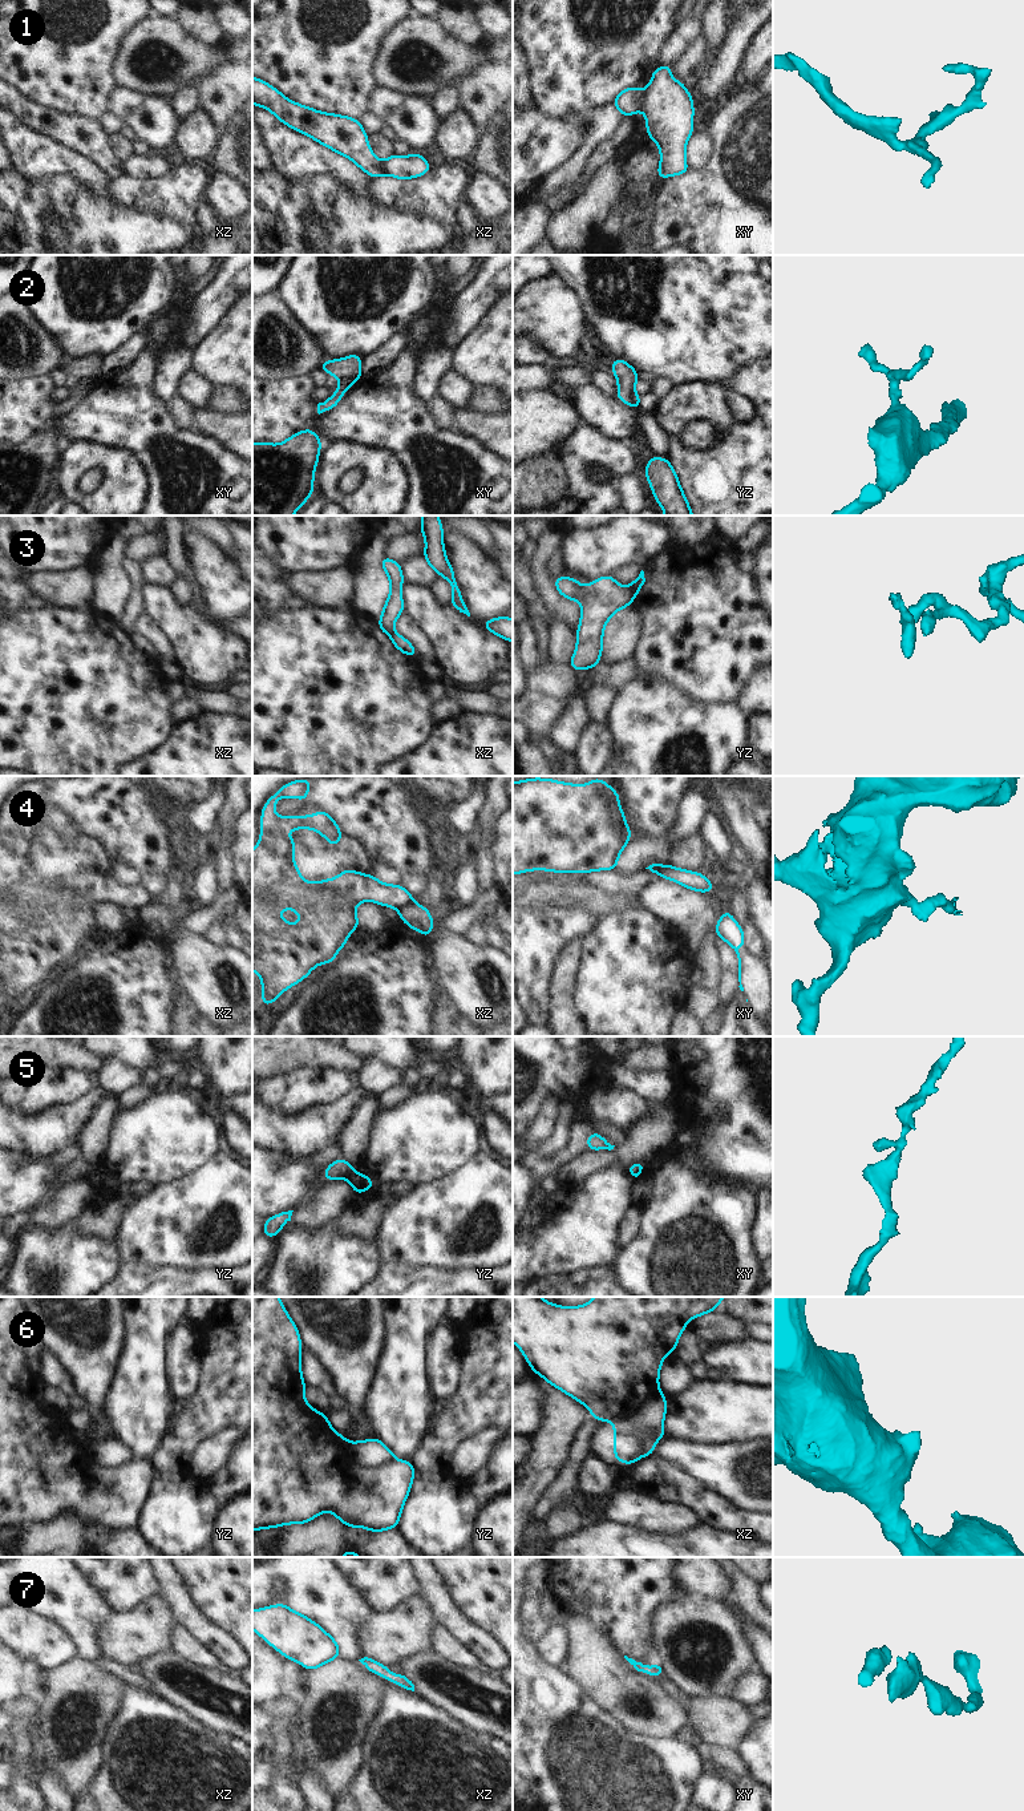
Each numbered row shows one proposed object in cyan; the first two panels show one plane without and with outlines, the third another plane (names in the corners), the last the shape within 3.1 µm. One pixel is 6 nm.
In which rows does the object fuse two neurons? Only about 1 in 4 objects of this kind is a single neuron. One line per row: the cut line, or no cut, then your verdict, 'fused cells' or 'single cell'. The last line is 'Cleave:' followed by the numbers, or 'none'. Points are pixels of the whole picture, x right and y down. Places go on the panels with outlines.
1: xy (644, 91), (642, 108) | fused cells
2: no cut | single cell
3: yz (628, 586), (634, 595) | fused cells
4: xz (413, 901), (399, 909) | fused cells
5: yz (355, 1171), (345, 1177) | fused cells
6: yz (349, 1443), (352, 1456), (363, 1466), (377, 1467), (395, 1458) | fused cells
7: no cut | single cell
Cleave: 1, 3, 4, 5, 6

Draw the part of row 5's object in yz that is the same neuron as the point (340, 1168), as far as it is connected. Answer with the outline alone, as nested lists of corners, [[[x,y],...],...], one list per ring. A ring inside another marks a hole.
[[[341,1157],[325,1167],[324,1179],[327,1183],[331,1183],[333,1179],[347,1179],[353,1172],[355,1167]]]

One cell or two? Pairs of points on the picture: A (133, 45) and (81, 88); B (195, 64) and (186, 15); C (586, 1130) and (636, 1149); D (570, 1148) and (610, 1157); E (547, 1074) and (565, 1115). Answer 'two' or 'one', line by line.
A: two
B: two
C: two
D: two
E: two

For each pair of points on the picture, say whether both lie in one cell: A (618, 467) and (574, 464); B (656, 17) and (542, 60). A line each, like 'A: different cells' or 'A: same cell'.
A: same cell
B: same cell

